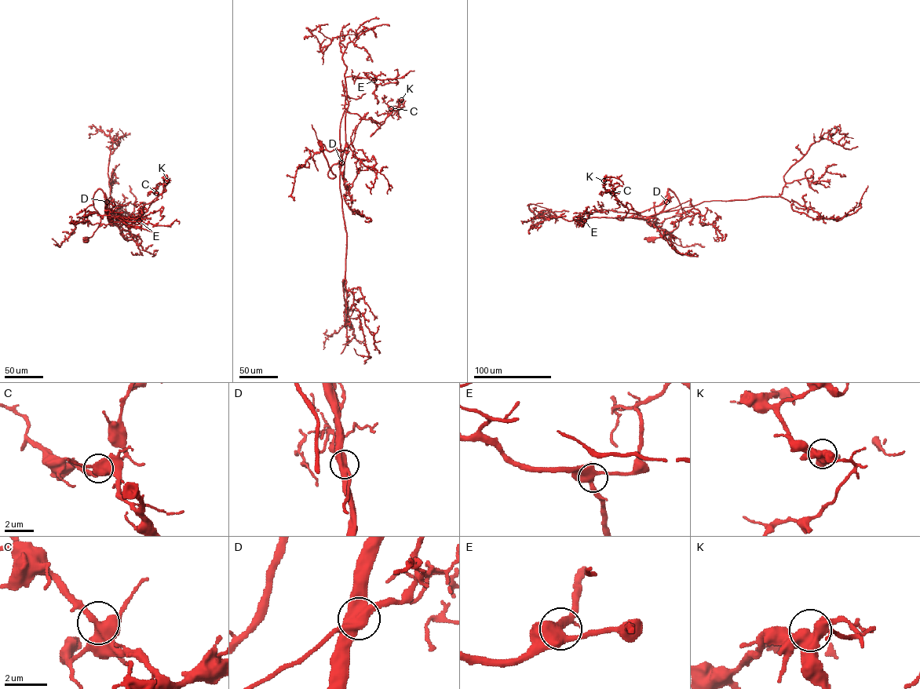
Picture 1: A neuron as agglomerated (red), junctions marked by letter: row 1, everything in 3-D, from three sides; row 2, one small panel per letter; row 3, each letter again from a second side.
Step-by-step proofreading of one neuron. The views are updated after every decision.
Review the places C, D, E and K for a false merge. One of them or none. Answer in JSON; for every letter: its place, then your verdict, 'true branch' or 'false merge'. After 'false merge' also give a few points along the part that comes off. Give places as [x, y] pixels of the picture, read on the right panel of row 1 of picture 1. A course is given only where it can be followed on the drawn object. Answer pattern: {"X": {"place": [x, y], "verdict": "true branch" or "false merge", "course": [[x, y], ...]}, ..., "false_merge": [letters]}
{"C": {"place": [612, 193], "verdict": "true branch"}, "D": {"place": [666, 202], "verdict": "true branch"}, "E": {"place": [584, 220], "verdict": "true branch"}, "K": {"place": [604, 180], "verdict": "true branch"}, "false_merge": []}

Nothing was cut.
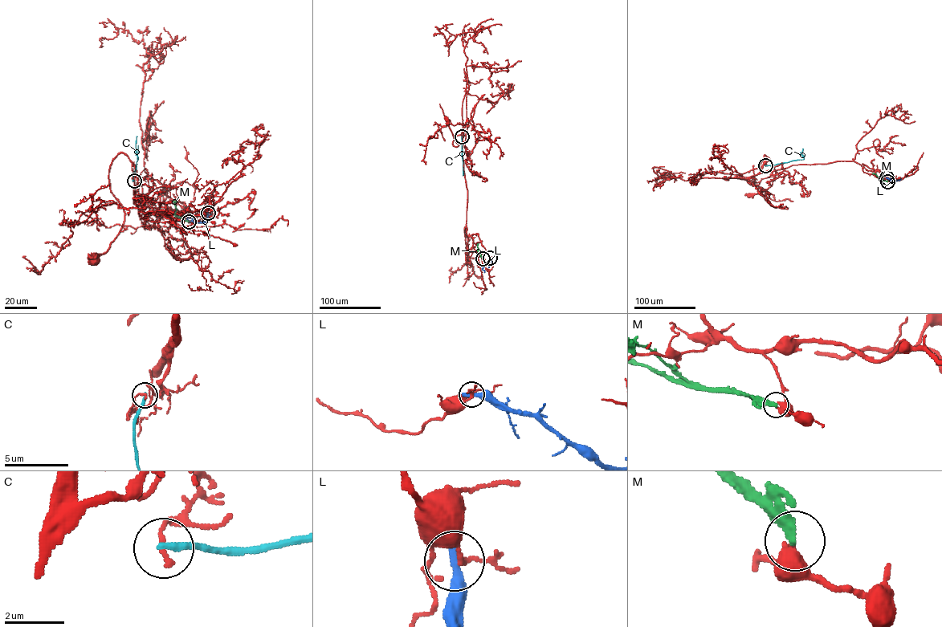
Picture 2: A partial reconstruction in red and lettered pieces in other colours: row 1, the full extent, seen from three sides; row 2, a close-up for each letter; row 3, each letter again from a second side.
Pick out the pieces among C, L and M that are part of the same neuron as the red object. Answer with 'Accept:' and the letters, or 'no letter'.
Accept: no letter

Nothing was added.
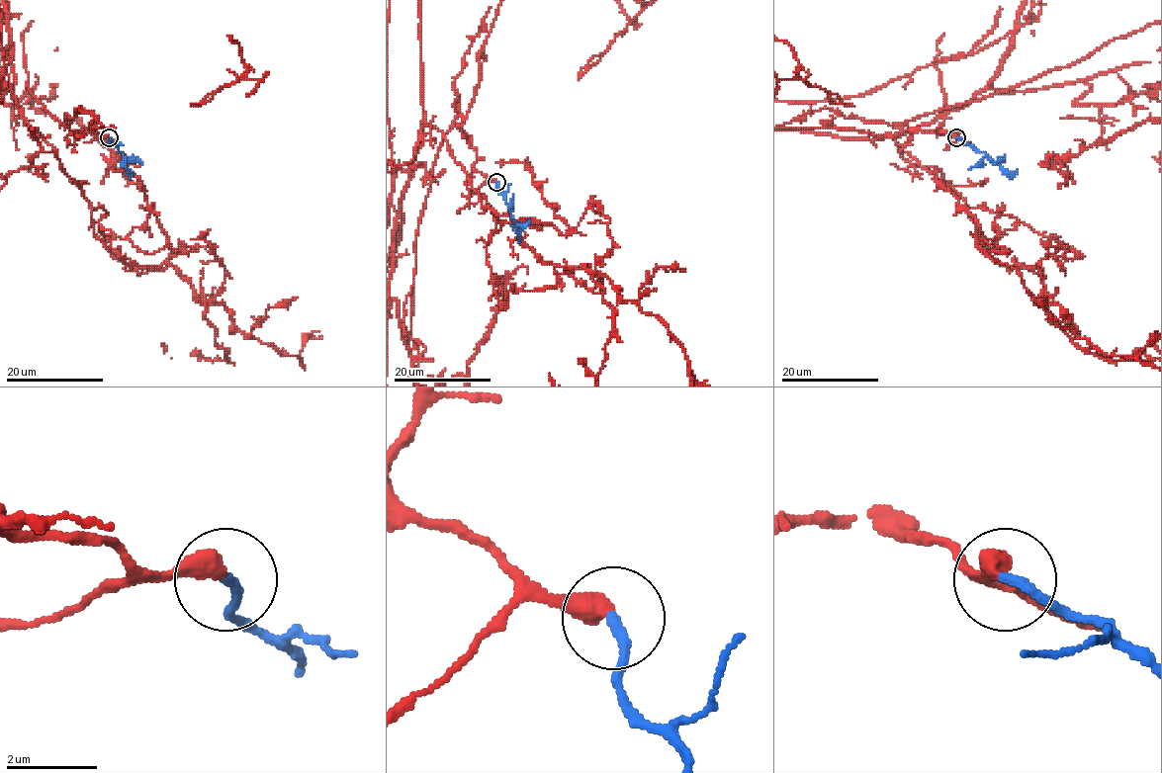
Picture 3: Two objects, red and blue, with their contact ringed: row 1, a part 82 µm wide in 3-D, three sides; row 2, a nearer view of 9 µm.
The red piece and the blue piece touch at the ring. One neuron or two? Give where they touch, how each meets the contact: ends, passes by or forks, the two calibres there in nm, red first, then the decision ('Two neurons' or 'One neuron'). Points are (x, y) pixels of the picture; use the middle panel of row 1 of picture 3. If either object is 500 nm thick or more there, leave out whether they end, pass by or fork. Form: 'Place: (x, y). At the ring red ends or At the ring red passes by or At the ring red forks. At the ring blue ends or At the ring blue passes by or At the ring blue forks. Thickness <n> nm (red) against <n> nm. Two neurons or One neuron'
Place: (496, 182). At the ring red ends. At the ring blue ends. Thickness 480 nm (red) against 240 nm. One neuron

